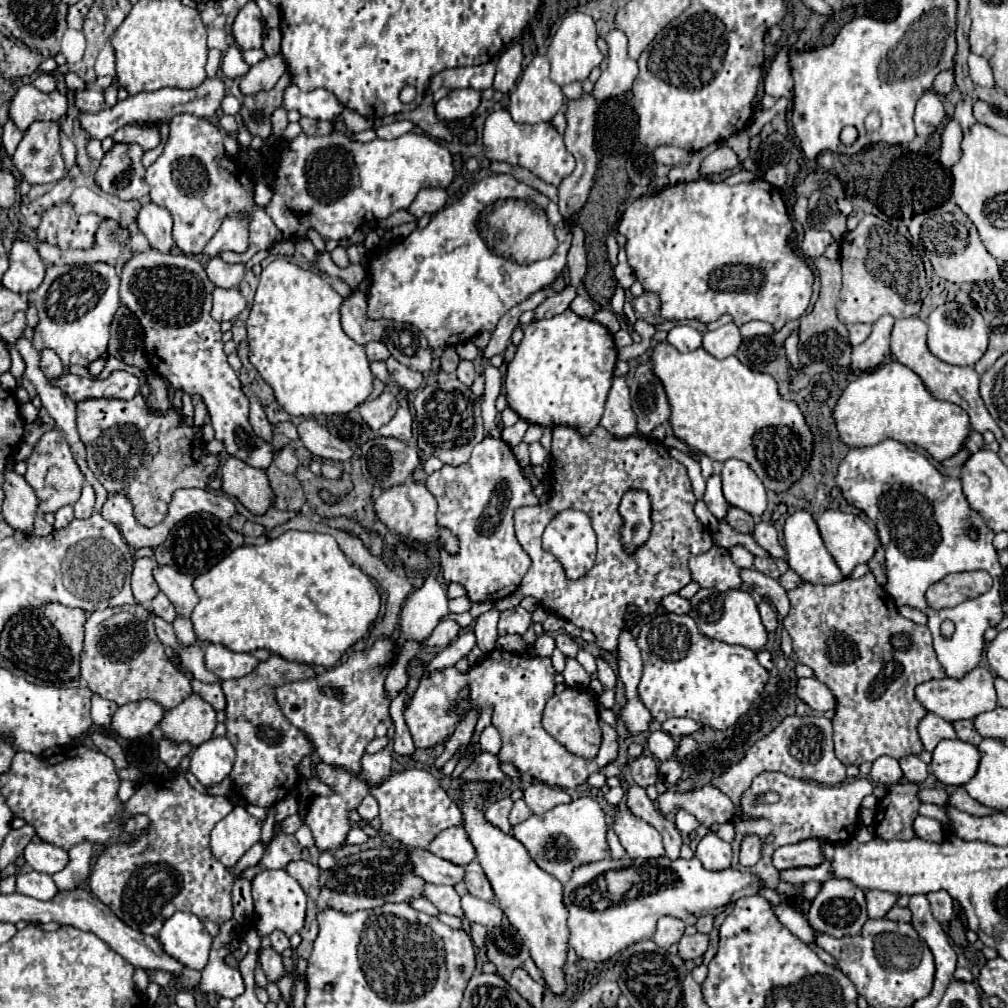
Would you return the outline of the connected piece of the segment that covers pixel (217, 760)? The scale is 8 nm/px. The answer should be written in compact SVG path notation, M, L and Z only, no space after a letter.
M212 738L192 752L190 772L198 778L204 788L220 784L230 772L234 764L234 748L228 738Z

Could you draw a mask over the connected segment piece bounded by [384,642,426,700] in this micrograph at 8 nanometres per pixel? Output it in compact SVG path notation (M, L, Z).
M406 642L404 644L404 650L400 652L400 656L398 656L398 660L396 660L394 668L390 670L390 674L386 678L386 684L384 684L386 686L384 692L386 692L388 700L394 700L406 688L406 684L408 684L406 666L412 660L412 656L416 656L420 652L420 648L424 648L424 646L426 646L426 642L422 642L420 646L416 646L416 642Z

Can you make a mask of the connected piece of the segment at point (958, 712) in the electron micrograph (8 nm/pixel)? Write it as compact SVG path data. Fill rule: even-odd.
M978 666L978 668L970 670L966 676L962 676L960 680L944 678L944 680L932 680L932 682L920 684L916 688L916 698L922 702L922 706L928 712L934 712L934 714L938 714L940 718L944 718L948 722L974 720L978 714L994 710L998 706L994 680L996 680L996 676L988 668Z

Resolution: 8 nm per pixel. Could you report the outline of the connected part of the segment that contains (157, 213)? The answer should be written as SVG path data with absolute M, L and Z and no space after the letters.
M150 202L150 204L142 206L136 222L138 222L140 232L148 238L152 248L156 248L160 252L172 252L172 248L174 248L172 216L168 214L168 210L160 208L160 206L152 206L152 202Z

